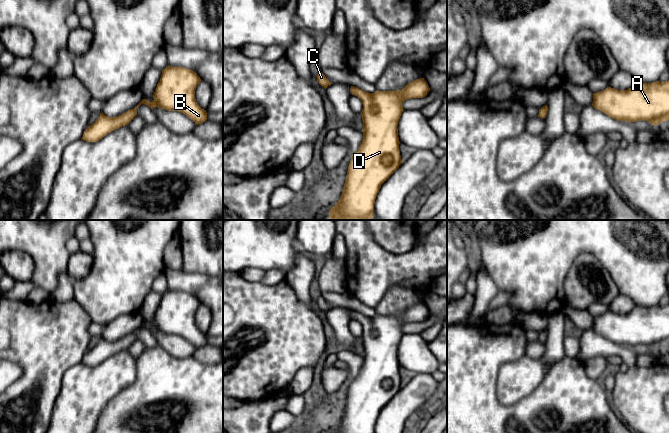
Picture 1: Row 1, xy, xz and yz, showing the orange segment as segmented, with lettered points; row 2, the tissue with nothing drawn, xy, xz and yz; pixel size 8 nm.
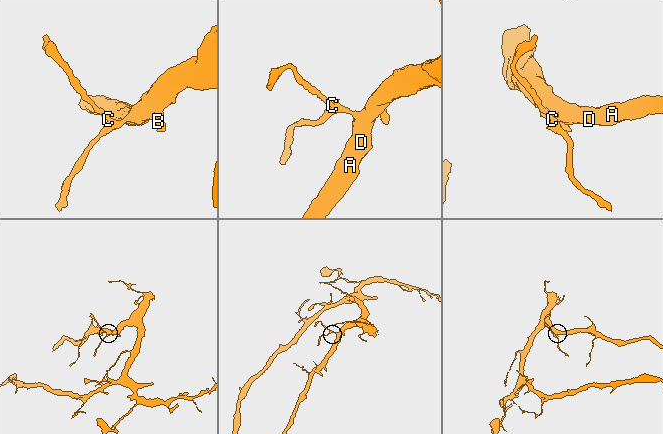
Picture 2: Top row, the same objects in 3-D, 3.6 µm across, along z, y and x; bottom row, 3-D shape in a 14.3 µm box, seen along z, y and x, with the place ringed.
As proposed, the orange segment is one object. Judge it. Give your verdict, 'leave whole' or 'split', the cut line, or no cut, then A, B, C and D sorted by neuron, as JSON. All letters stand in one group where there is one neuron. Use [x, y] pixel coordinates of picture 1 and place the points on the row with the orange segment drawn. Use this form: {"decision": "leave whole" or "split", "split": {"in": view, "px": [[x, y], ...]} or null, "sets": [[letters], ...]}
{"decision": "leave whole", "split": null, "sets": [["A", "B", "C", "D"]]}

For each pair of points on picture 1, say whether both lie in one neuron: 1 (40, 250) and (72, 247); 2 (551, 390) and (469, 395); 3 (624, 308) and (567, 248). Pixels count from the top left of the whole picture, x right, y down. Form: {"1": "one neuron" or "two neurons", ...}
{"1": "two neurons", "2": "one neuron", "3": "two neurons"}

